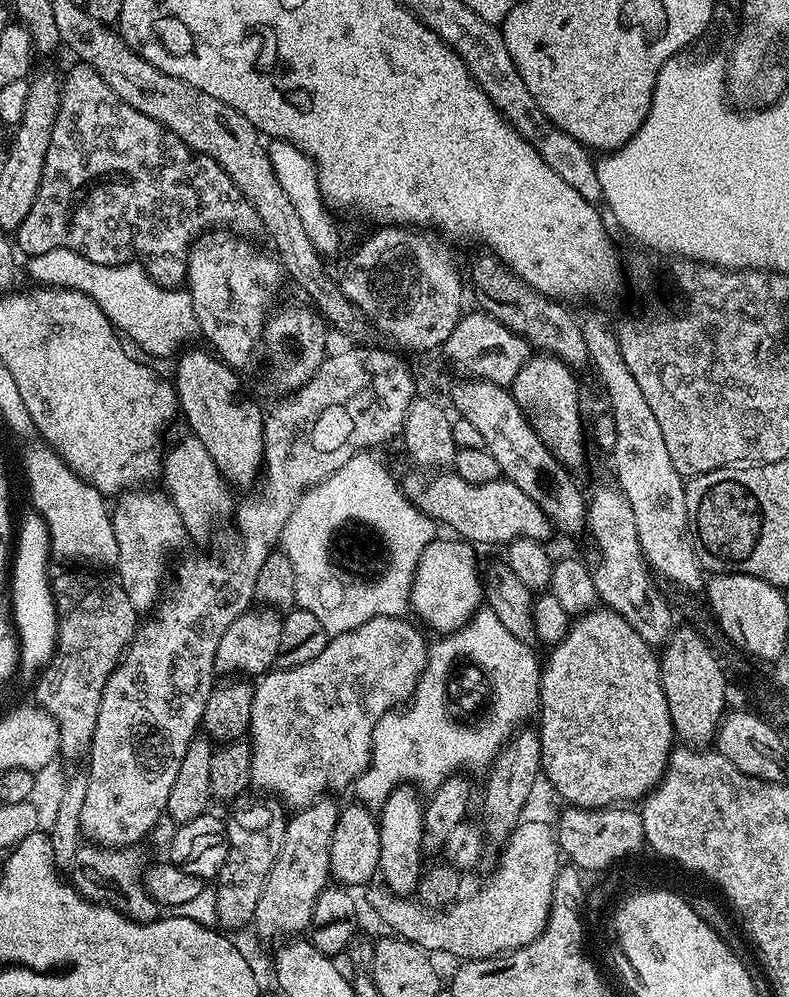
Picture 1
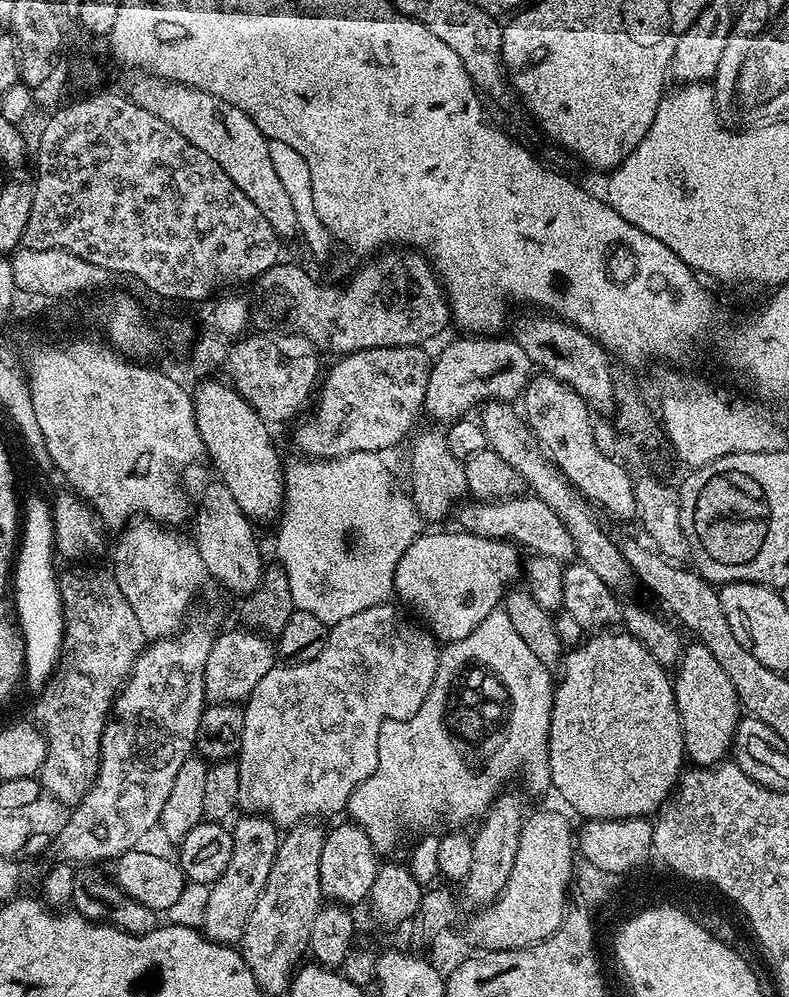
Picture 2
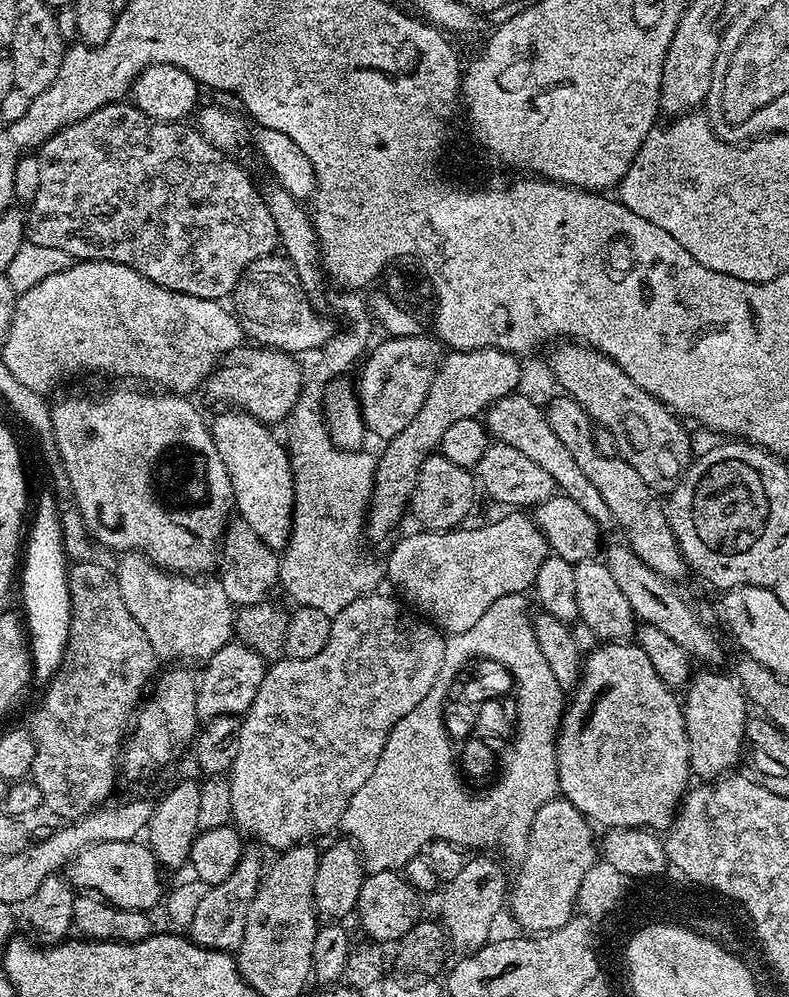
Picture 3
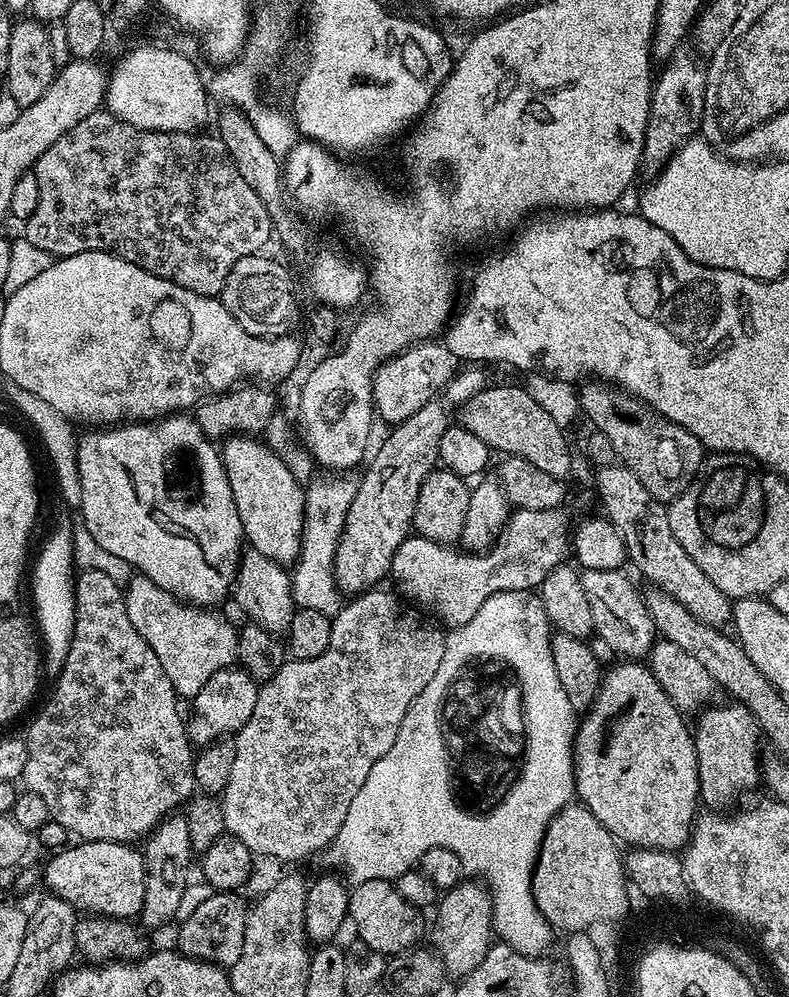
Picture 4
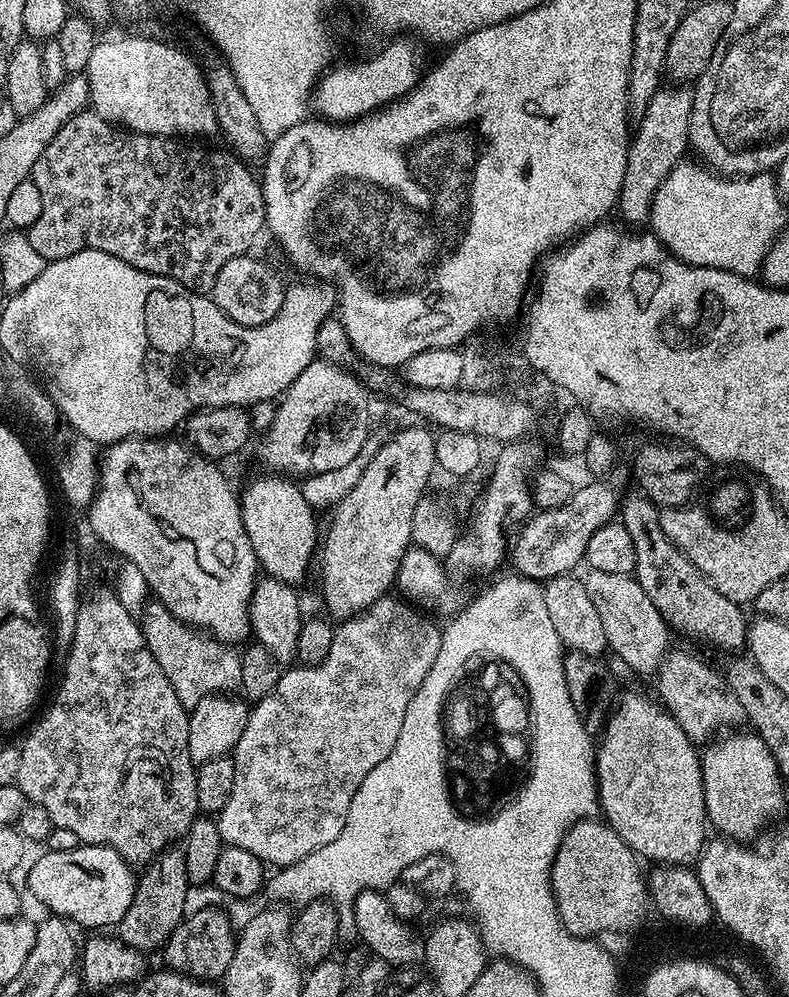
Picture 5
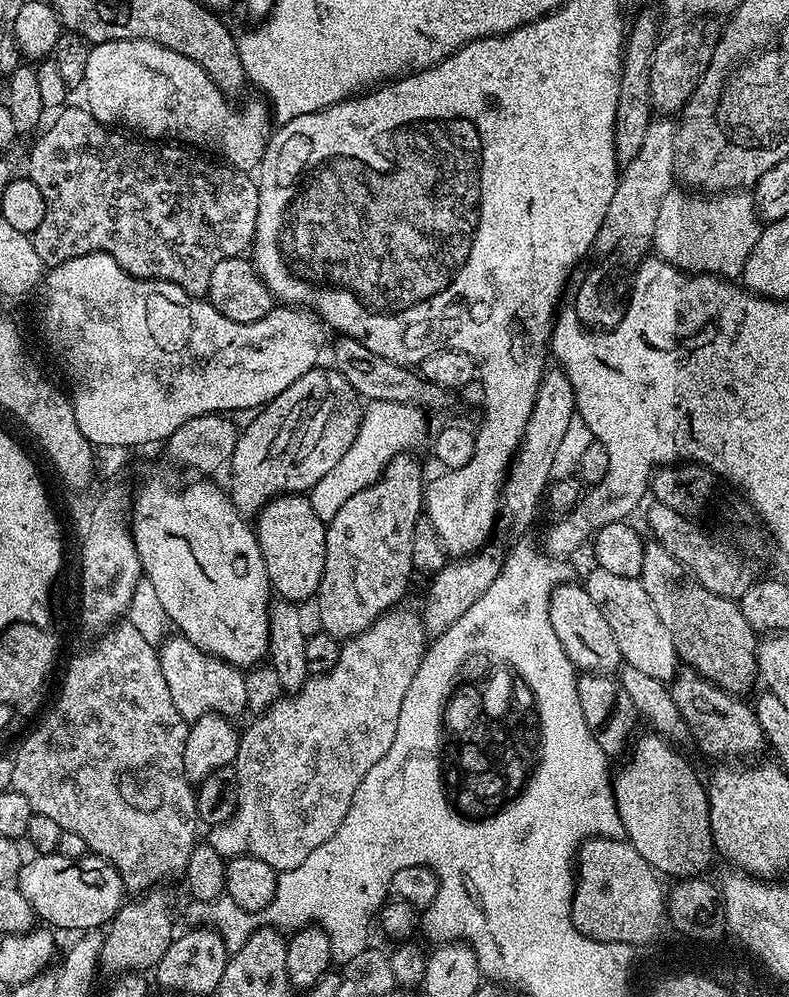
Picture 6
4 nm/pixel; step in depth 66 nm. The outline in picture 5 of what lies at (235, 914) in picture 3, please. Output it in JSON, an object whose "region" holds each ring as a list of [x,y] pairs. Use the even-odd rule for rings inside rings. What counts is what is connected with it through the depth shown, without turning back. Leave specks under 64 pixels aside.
{"region":[[[221,908],[198,910],[185,916],[179,926],[164,943],[162,955],[169,969],[181,972],[183,976],[193,976],[195,980],[219,981],[230,970],[230,958],[234,958],[237,929]]]}

